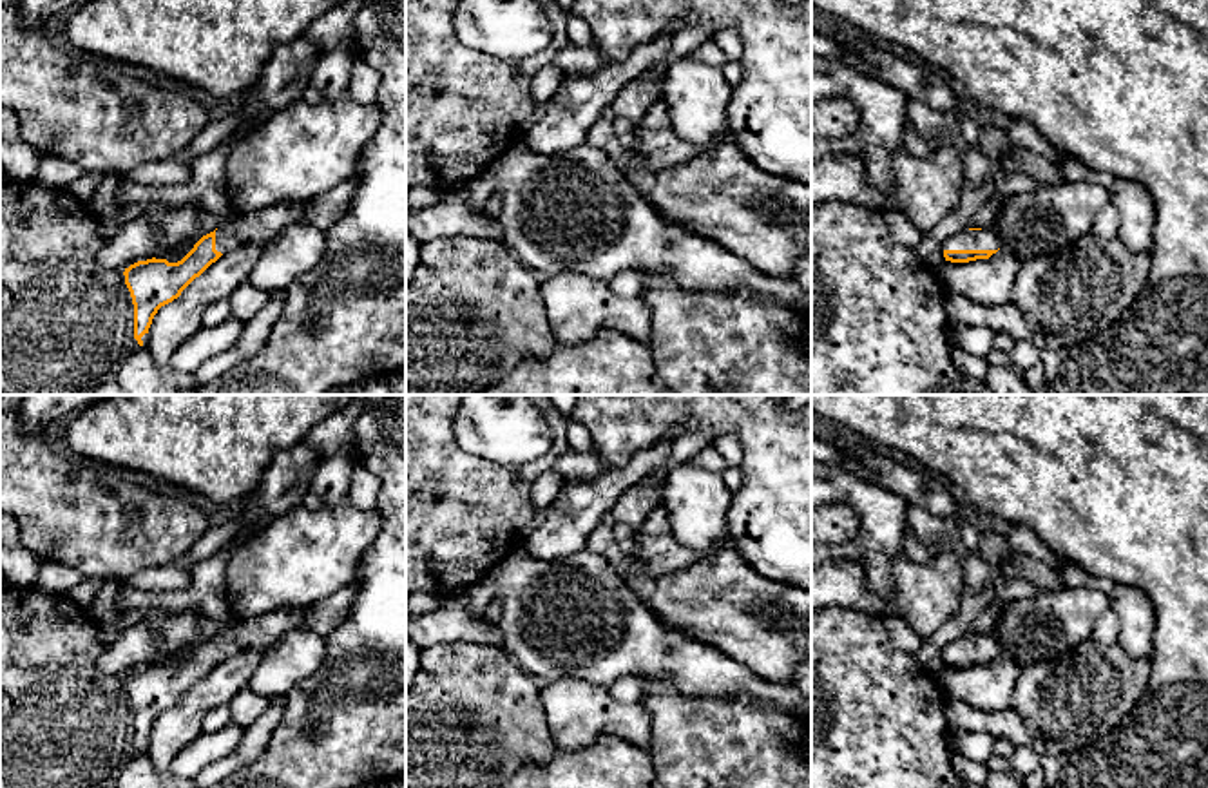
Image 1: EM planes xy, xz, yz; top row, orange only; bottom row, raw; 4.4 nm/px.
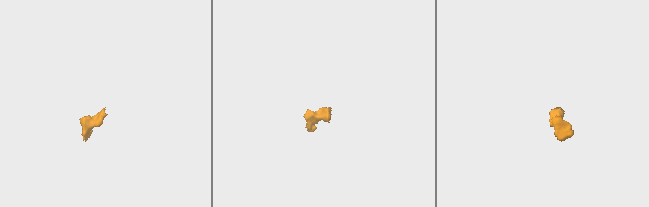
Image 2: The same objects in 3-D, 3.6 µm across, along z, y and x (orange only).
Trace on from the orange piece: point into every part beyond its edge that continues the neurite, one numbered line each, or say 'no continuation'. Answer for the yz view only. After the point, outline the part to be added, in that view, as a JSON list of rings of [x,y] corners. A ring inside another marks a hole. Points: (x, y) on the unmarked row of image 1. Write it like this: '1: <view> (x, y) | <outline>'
1: yz (968, 645) | [[[987,632],[982,636],[962,636],[944,647],[944,656],[998,656],[1000,643]]]

